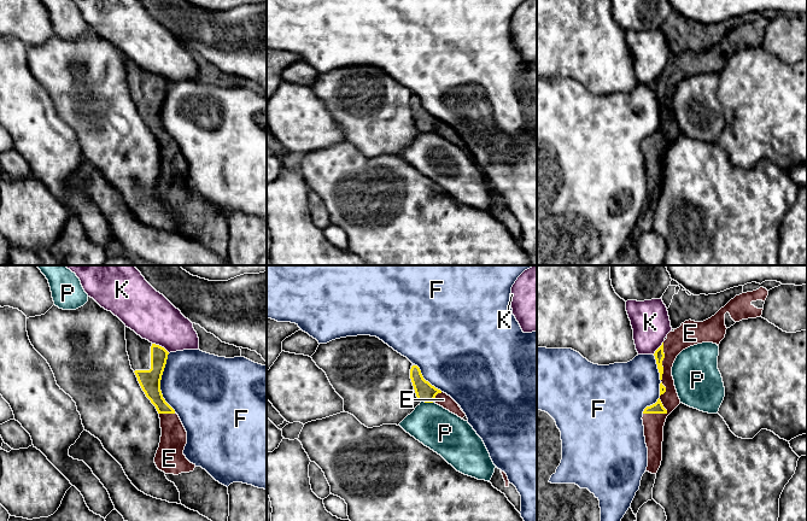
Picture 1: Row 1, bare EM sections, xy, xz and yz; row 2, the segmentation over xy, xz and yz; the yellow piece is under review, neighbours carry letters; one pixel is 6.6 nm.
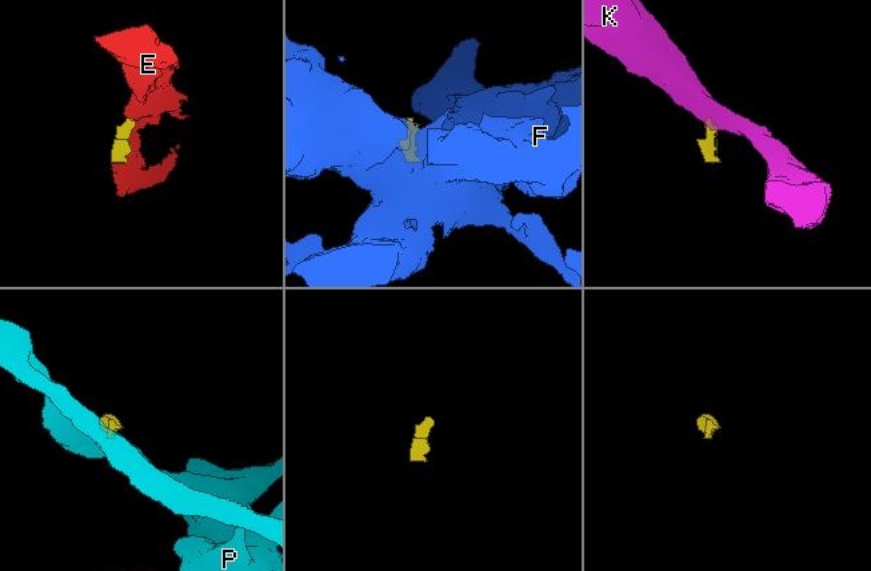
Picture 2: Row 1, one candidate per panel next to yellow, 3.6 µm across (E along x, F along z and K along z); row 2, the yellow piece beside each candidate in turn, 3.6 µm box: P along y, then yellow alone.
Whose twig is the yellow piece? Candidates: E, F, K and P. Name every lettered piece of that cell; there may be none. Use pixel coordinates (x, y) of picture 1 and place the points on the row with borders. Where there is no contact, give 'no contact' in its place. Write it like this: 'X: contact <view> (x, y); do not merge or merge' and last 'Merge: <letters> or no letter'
E: contact yz (662, 369); merge
F: contact xy (159, 382); do not merge
K: contact xy (161, 346); do not merge
P: contact xz (427, 402); do not merge
Merge: E

